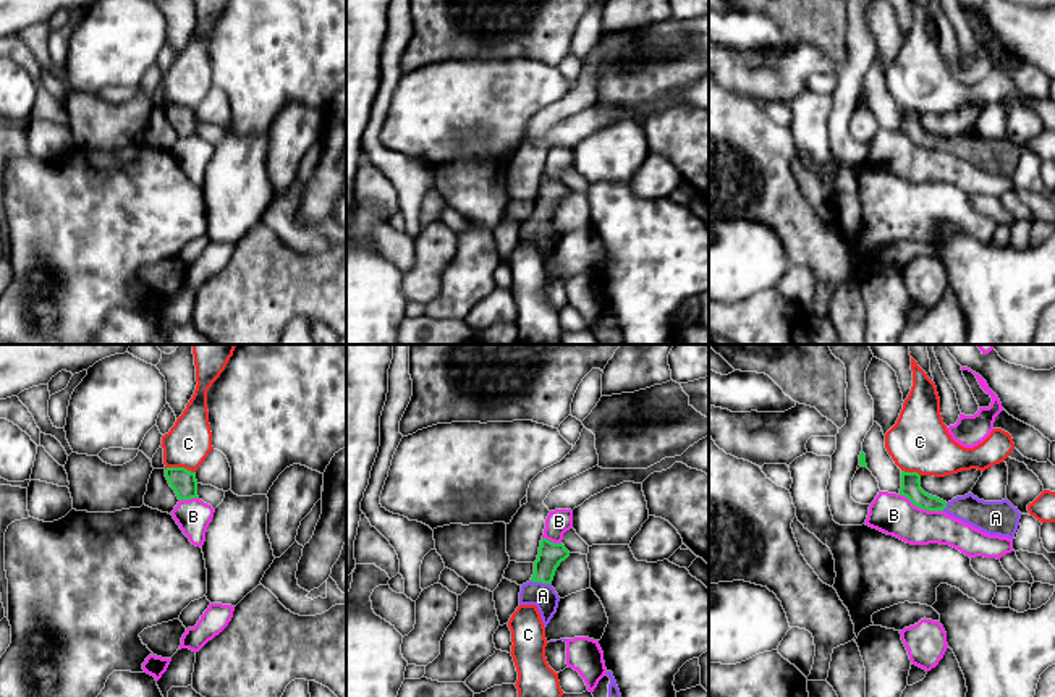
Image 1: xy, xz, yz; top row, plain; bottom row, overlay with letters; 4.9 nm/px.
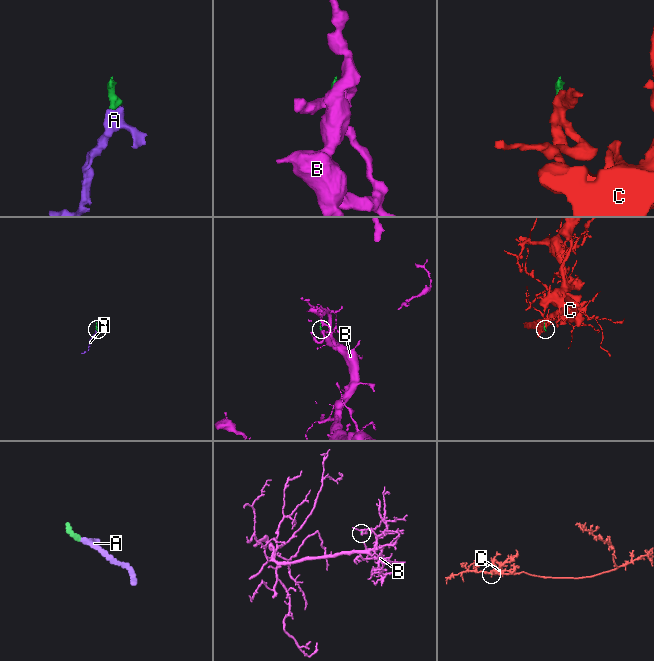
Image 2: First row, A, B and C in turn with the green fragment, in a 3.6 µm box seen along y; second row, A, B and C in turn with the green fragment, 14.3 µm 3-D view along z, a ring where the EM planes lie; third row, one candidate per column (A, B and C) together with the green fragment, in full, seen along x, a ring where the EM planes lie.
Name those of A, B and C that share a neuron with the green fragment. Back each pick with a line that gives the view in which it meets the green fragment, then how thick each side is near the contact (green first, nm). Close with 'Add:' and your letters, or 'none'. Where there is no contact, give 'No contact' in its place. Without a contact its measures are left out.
A: Touches green in xz. Thickness 120 nm (green) against 120 nm
Add: A

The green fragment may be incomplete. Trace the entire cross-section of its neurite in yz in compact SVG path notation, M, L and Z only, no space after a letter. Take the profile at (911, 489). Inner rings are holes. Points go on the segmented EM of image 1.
M901 471L900 495L906 496L914 506L927 511L945 511L947 514L989 534L1013 539L1021 513L1006 498L1002 501L984 501L968 493L951 501L943 501L921 488L917 472Z

